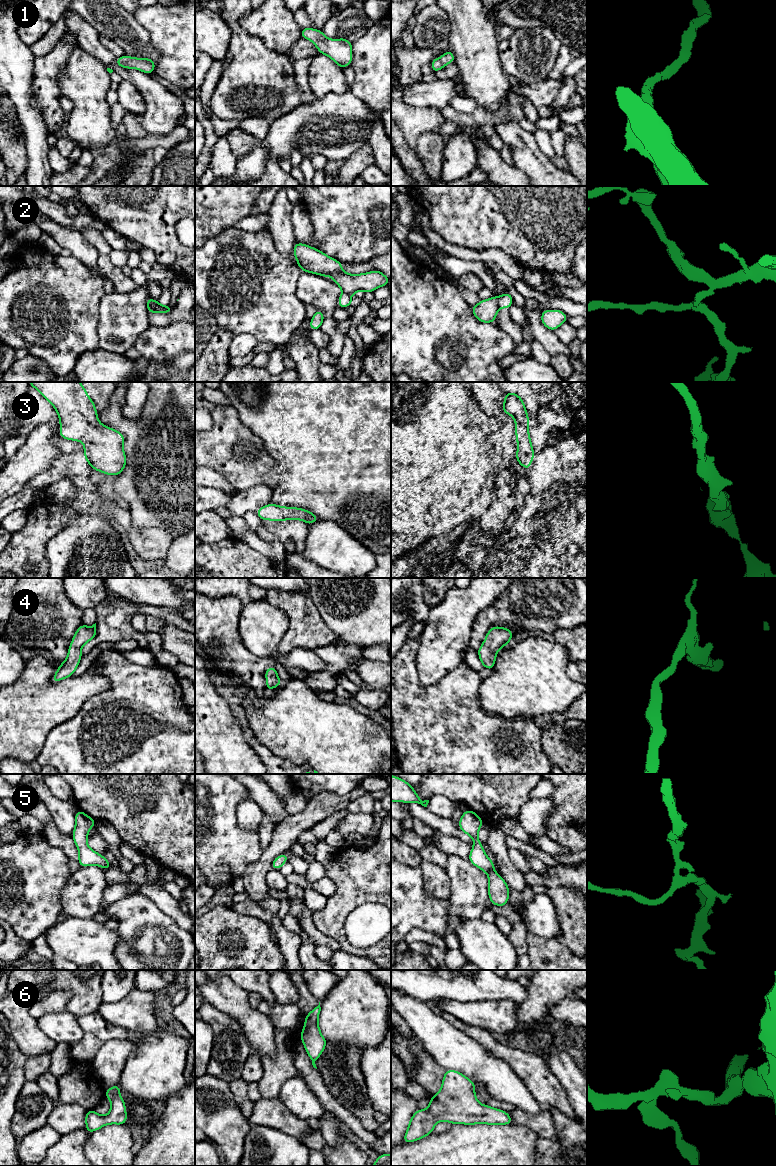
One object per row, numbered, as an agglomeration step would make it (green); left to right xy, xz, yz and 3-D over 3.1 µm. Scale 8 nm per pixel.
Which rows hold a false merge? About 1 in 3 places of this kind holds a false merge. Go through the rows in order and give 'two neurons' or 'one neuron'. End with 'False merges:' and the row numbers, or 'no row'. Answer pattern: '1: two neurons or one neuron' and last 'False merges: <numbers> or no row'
1: one neuron
2: two neurons
3: one neuron
4: one neuron
5: one neuron
6: one neuron
False merges: 2

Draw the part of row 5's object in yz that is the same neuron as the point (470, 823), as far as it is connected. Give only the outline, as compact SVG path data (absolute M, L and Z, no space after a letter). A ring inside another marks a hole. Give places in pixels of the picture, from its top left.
M467 809L459 819L459 829L474 841L468 860L487 873L488 895L492 905L505 906L508 904L509 887L503 877L495 872L494 861L488 858L479 840L478 832L483 824L480 816L470 809Z

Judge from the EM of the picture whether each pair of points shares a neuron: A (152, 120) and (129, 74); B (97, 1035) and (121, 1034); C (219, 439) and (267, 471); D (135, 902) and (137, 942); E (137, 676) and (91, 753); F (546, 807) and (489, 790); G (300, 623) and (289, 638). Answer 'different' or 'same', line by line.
A: same
B: same
C: same
D: same
E: same
F: different
G: same

